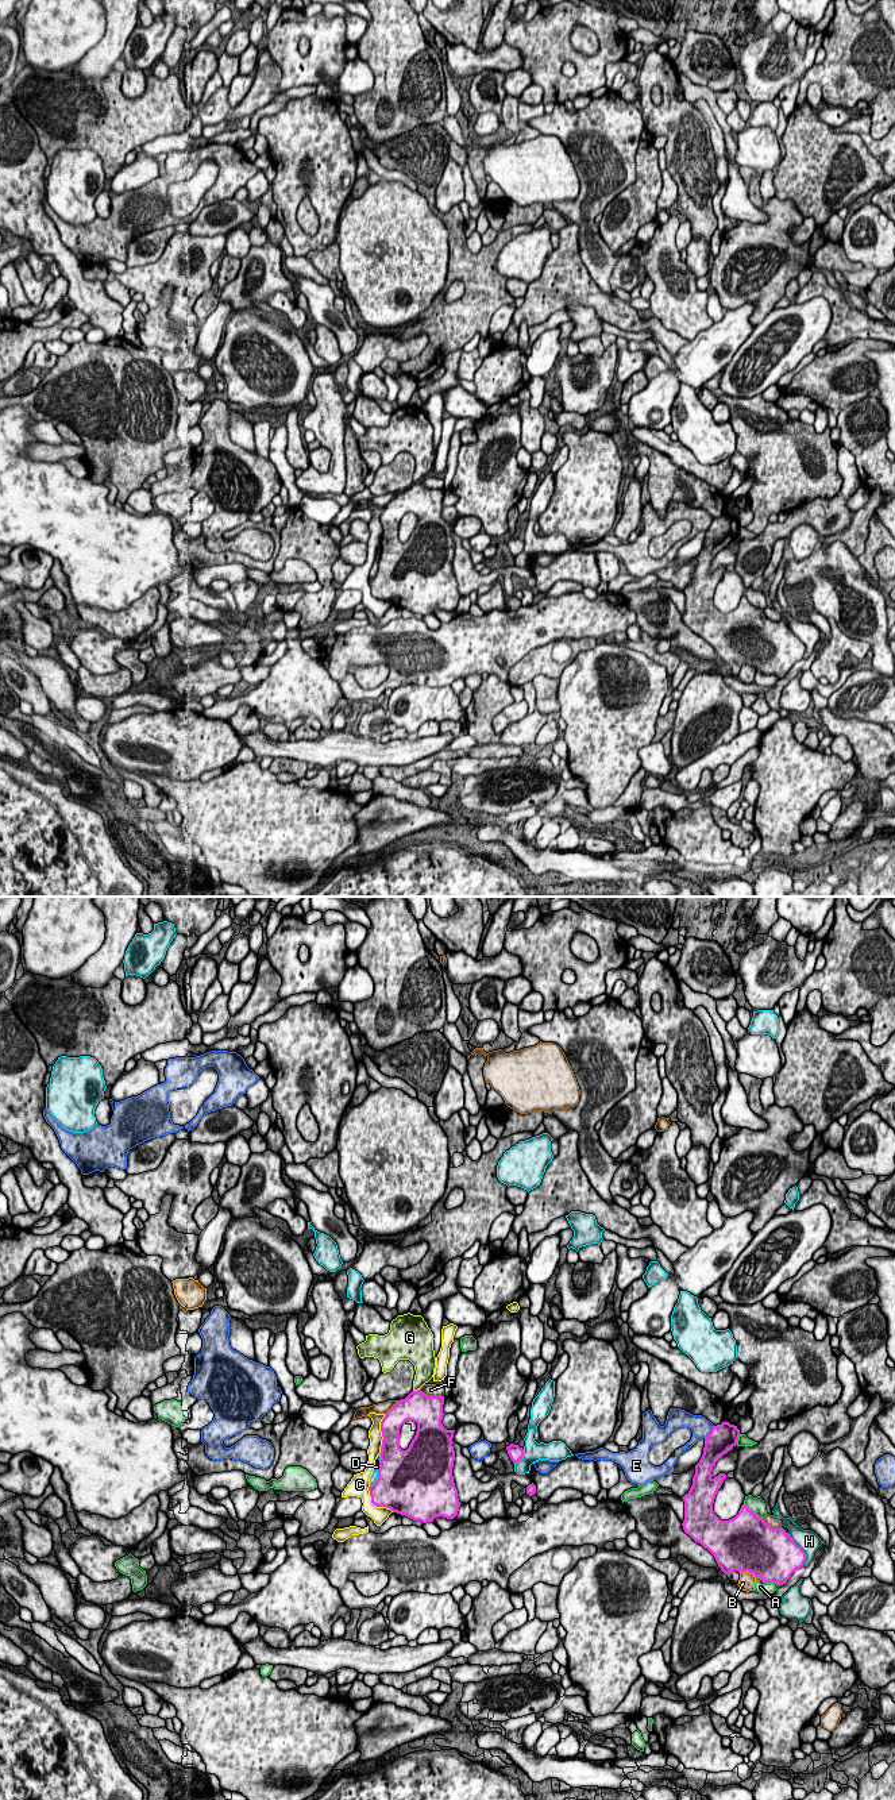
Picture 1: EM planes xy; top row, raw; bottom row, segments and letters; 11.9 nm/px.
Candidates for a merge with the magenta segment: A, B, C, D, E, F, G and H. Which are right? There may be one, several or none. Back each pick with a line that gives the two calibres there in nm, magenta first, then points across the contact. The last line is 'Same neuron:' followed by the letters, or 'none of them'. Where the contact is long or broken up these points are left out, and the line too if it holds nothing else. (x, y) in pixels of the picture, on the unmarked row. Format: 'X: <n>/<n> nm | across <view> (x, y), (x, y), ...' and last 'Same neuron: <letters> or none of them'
Same neuron: none of them

